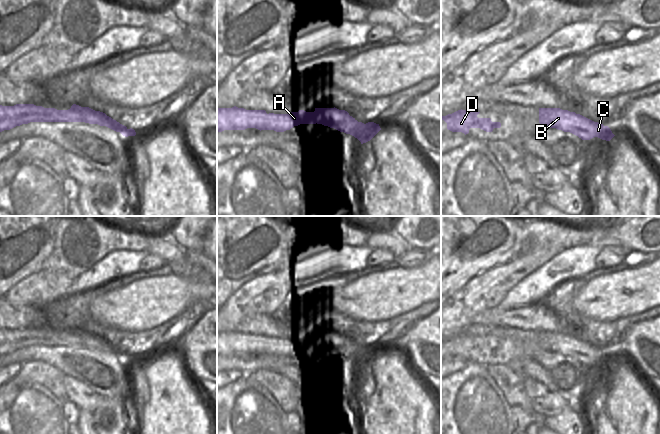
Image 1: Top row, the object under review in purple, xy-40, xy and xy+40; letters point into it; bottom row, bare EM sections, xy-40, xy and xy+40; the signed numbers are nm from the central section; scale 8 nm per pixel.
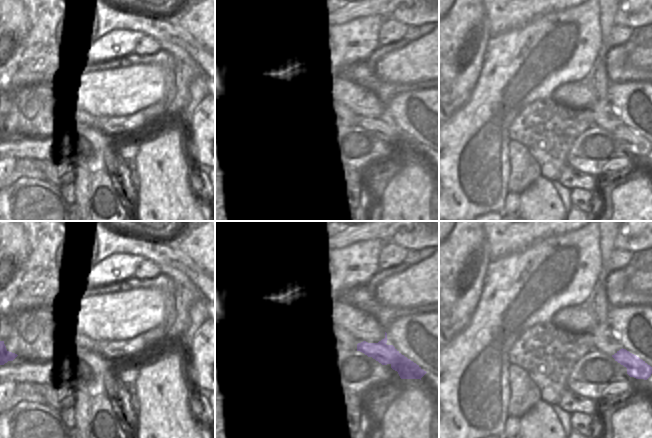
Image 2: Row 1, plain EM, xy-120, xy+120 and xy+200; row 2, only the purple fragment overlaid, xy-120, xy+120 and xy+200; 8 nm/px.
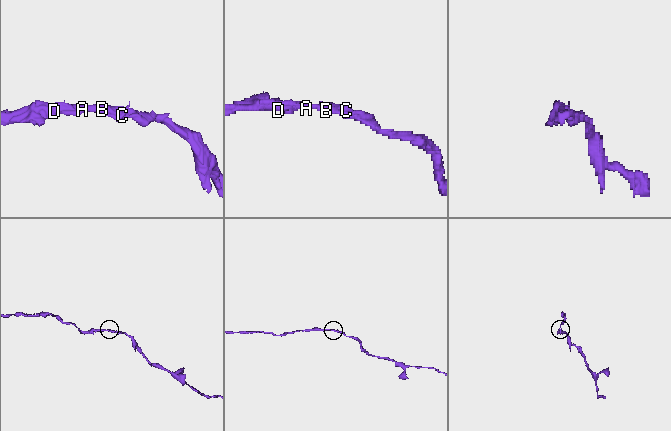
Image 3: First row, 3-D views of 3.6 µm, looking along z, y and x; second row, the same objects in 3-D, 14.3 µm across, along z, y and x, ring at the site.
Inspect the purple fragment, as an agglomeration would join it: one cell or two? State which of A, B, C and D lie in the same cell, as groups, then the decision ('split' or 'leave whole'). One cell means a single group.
groups A B C D; leave whole

